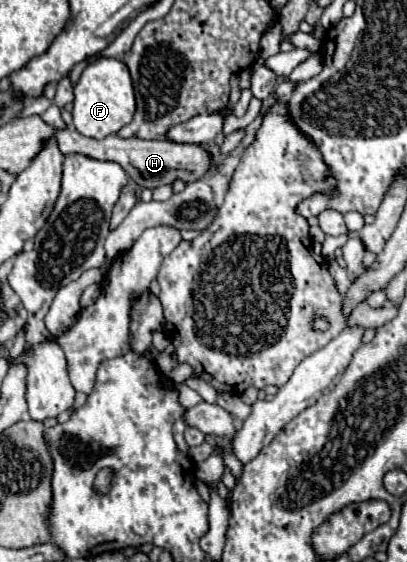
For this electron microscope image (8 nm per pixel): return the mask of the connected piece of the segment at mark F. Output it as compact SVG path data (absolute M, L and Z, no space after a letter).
M99 59L87 65L73 93L73 123L75 129L85 137L103 139L107 135L115 135L135 115L135 91L129 77L129 69L119 59Z

